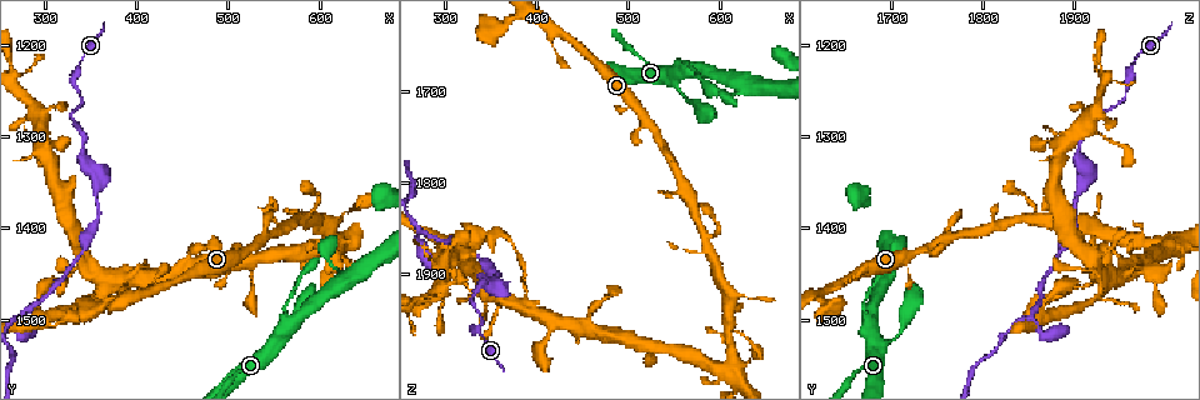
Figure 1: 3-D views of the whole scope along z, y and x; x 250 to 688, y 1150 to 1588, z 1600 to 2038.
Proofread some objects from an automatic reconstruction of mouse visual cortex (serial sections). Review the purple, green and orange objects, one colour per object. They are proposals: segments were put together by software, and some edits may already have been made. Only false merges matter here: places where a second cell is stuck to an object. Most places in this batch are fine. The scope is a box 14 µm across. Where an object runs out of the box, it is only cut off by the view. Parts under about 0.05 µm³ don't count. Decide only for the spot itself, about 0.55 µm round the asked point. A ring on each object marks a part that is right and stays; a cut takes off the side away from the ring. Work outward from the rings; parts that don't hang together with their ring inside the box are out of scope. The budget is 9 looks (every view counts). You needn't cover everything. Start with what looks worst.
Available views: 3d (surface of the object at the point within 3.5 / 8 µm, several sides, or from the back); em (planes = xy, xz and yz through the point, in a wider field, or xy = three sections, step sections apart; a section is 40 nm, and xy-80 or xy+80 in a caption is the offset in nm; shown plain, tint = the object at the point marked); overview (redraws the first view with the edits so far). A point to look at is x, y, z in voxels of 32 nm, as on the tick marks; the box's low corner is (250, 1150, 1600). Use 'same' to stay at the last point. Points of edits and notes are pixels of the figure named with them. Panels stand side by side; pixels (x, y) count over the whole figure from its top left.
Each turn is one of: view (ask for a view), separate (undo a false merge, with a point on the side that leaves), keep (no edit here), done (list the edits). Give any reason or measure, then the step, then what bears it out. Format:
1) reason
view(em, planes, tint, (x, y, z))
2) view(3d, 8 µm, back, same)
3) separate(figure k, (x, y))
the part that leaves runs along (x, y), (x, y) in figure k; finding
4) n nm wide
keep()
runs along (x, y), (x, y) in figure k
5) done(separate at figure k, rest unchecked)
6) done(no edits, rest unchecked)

a narrow waist
view(3d, 3.5 µm, back, (605, 1430, 1705))

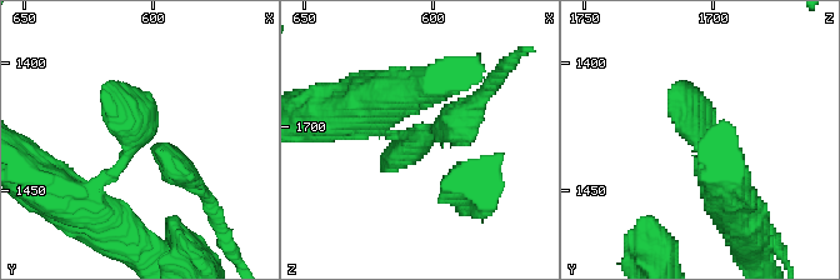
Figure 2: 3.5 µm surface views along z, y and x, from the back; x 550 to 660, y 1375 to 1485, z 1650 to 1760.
need the tissue
view(em, xy, step 1, tint, (606, 1431, 1703))

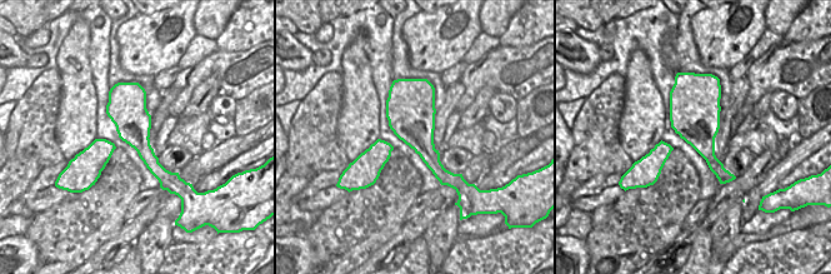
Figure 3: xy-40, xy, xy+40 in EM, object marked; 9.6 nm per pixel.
view(em, planes, tint, same)

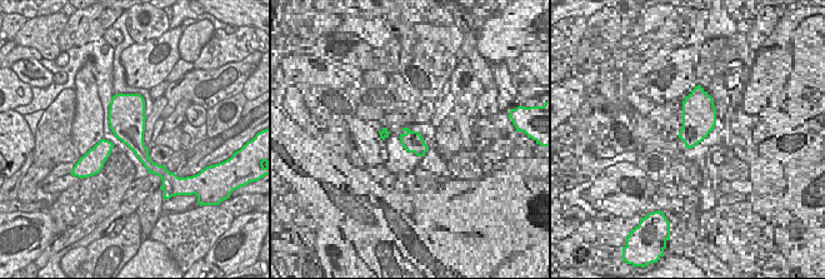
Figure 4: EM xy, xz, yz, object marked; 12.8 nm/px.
keep()
runs along (730, 204), (675, 85) in figure 2; continuous, no second cell

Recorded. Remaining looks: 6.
sharp bend
view(3d, 3.5 µm, back, (585, 1390, 1865))

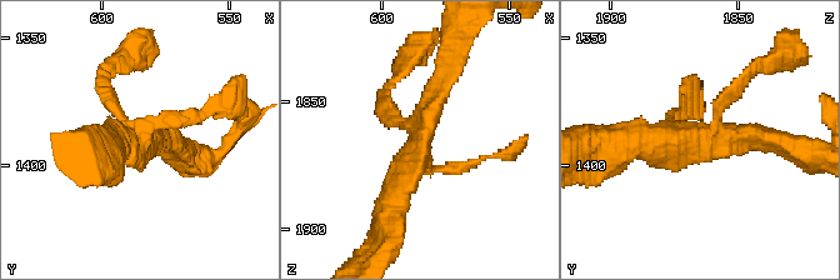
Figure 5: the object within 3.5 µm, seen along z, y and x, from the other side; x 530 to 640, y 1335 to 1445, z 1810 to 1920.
now the EM
view(em, xy, step 5, tint, (583, 1390, 1860))

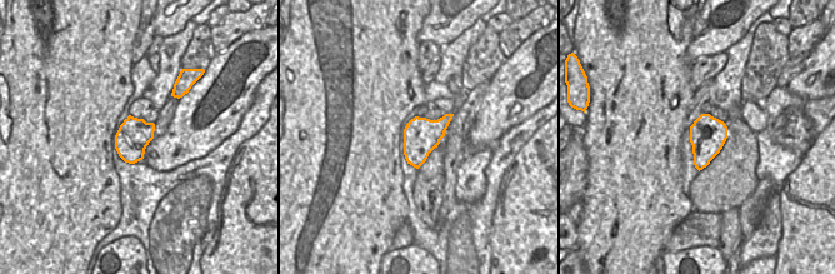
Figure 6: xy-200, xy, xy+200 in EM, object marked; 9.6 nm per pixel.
view(em, xy, step 1, tint, same)

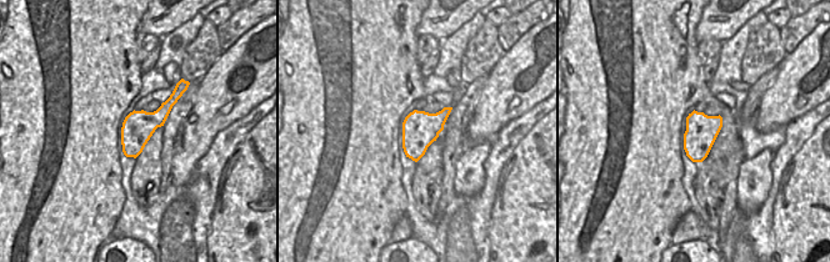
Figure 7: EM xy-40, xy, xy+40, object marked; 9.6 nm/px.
4 arms
keep()
runs along (450, 55), (423, 141), (391, 201) in figure 5; all the same cell

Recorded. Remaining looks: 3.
view(3d, 8 µm, (385, 1460, 1920))

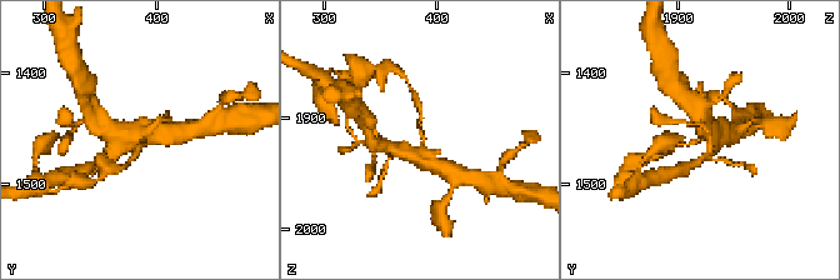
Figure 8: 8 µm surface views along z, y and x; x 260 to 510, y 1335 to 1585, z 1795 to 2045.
view(3d, 3.5 µm, (388, 1464, 1920))

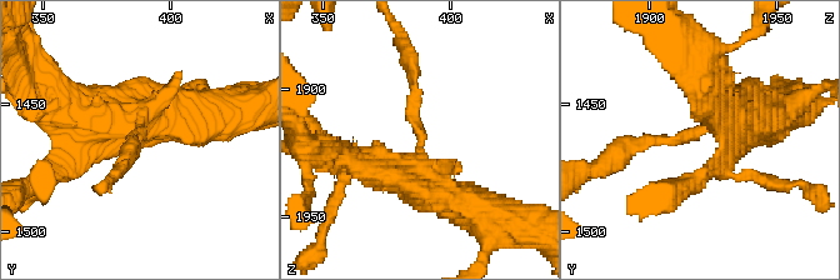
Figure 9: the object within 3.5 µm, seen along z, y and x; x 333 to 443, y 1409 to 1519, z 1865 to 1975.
arms of 150, 600 nm; now the EM
view(em, xy, step 3, tint, (388, 1461, 1917))

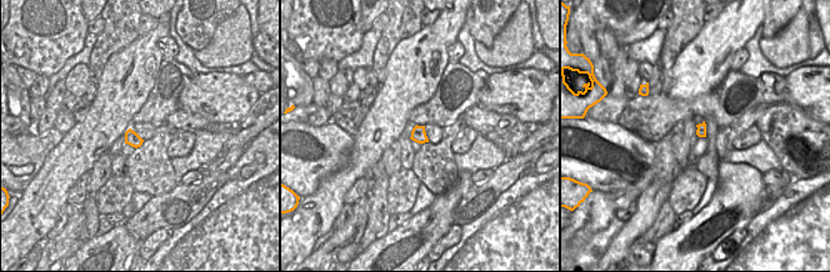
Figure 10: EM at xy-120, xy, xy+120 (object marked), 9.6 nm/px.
separate(figure 9, (413, 98))
two cells meet here

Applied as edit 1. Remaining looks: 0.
done(separate at figure 9, rest unchecked)

